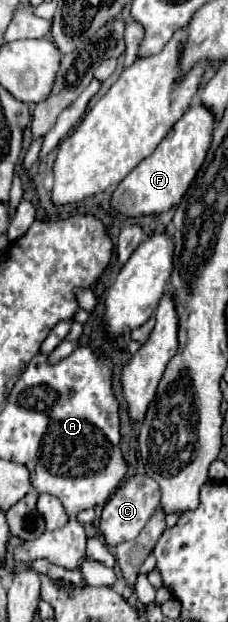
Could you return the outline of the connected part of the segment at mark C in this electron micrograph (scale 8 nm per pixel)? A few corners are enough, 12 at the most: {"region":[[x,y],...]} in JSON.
{"region":[[145,474],[127,478],[103,506],[109,546],[133,540],[159,508]]}

